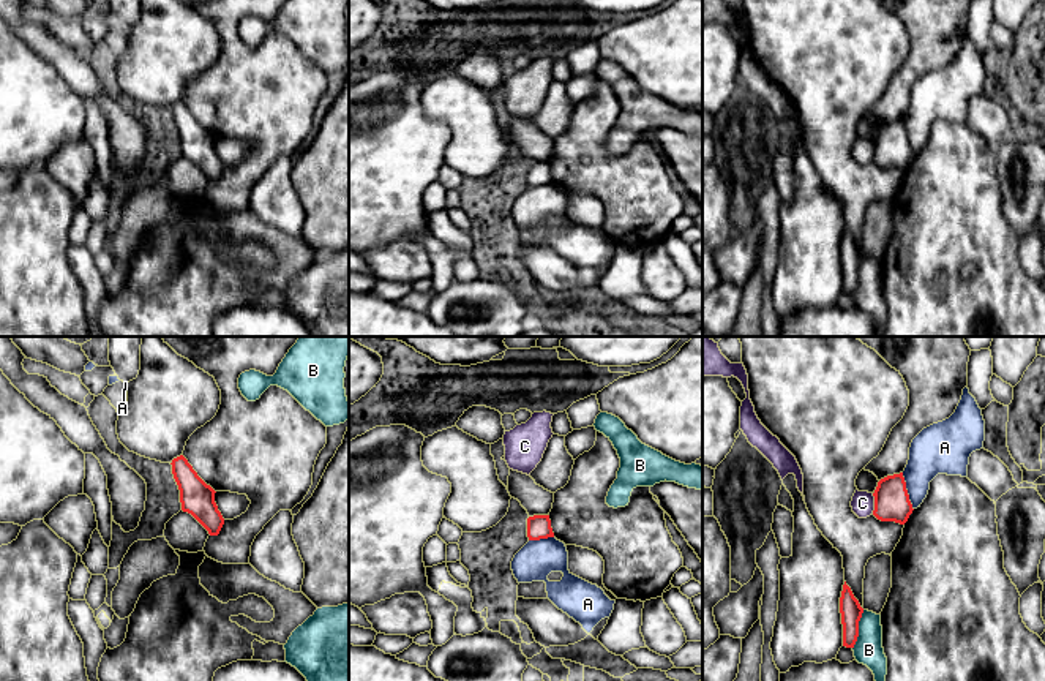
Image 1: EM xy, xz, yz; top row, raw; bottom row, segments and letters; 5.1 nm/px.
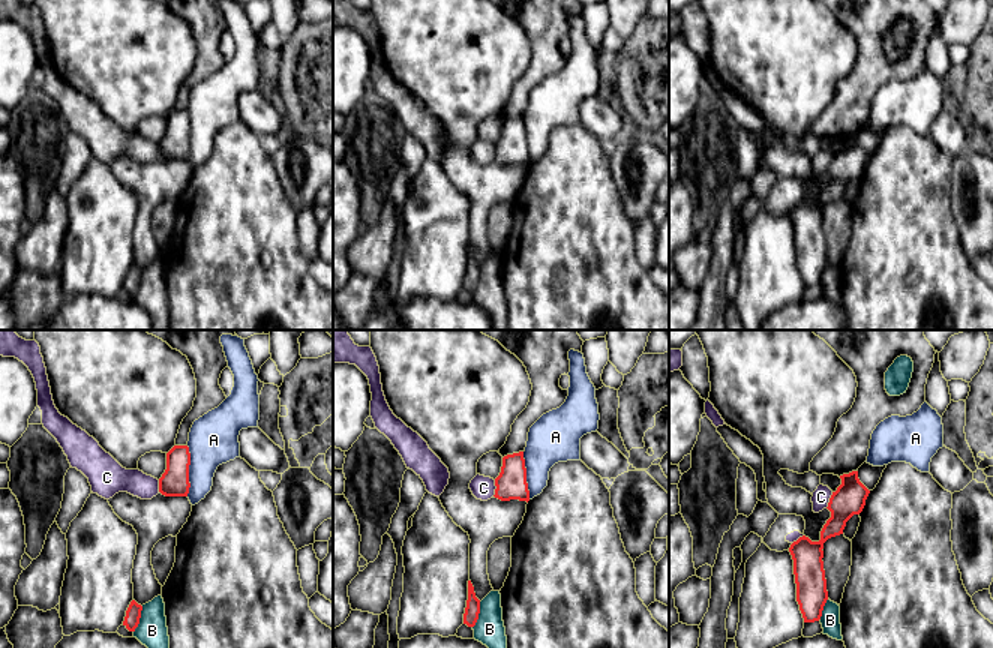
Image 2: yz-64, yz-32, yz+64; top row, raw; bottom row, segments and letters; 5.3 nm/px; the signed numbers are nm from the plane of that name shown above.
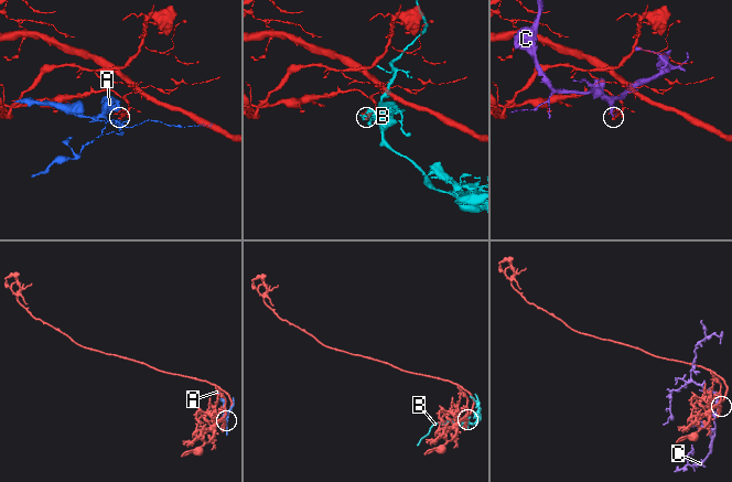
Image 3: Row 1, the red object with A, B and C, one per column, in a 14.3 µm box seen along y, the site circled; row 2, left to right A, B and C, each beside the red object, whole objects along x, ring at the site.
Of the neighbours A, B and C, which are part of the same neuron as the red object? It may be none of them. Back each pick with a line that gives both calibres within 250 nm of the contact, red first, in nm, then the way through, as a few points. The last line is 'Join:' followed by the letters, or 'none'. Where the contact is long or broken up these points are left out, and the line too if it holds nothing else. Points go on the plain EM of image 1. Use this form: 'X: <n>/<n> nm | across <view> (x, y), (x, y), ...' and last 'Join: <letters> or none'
Join: none

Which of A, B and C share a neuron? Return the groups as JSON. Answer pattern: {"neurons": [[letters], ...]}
{"neurons": [["A"], ["B"], ["C"]]}

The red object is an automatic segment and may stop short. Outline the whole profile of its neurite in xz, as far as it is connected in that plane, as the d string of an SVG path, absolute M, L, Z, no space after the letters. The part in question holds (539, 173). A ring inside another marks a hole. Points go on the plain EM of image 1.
M549 161L529 163L527 164L527 183L529 186L554 183Z

